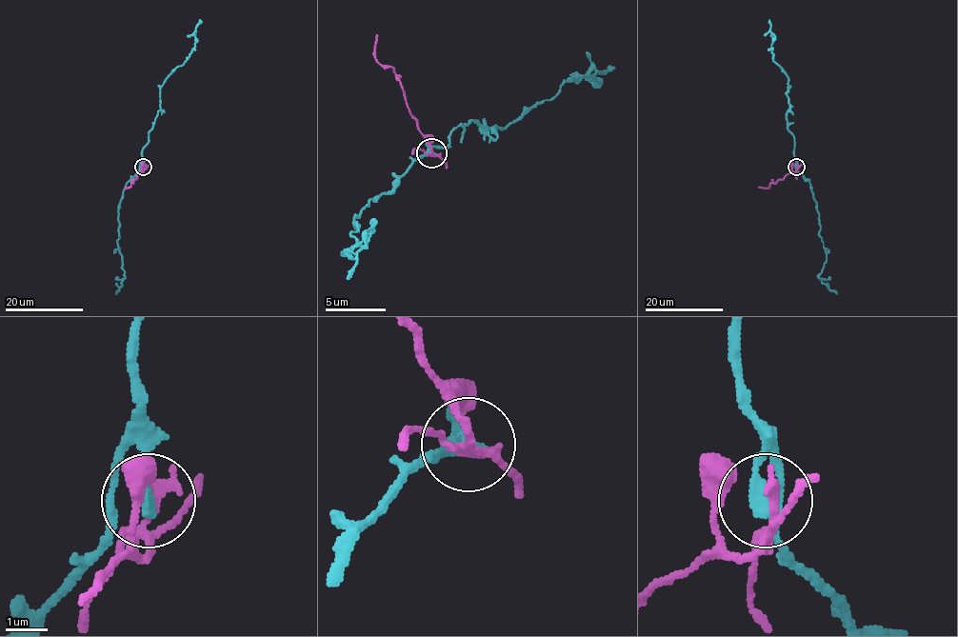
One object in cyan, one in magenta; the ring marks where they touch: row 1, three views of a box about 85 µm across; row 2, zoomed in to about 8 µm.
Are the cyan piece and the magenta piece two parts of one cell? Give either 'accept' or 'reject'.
reject

